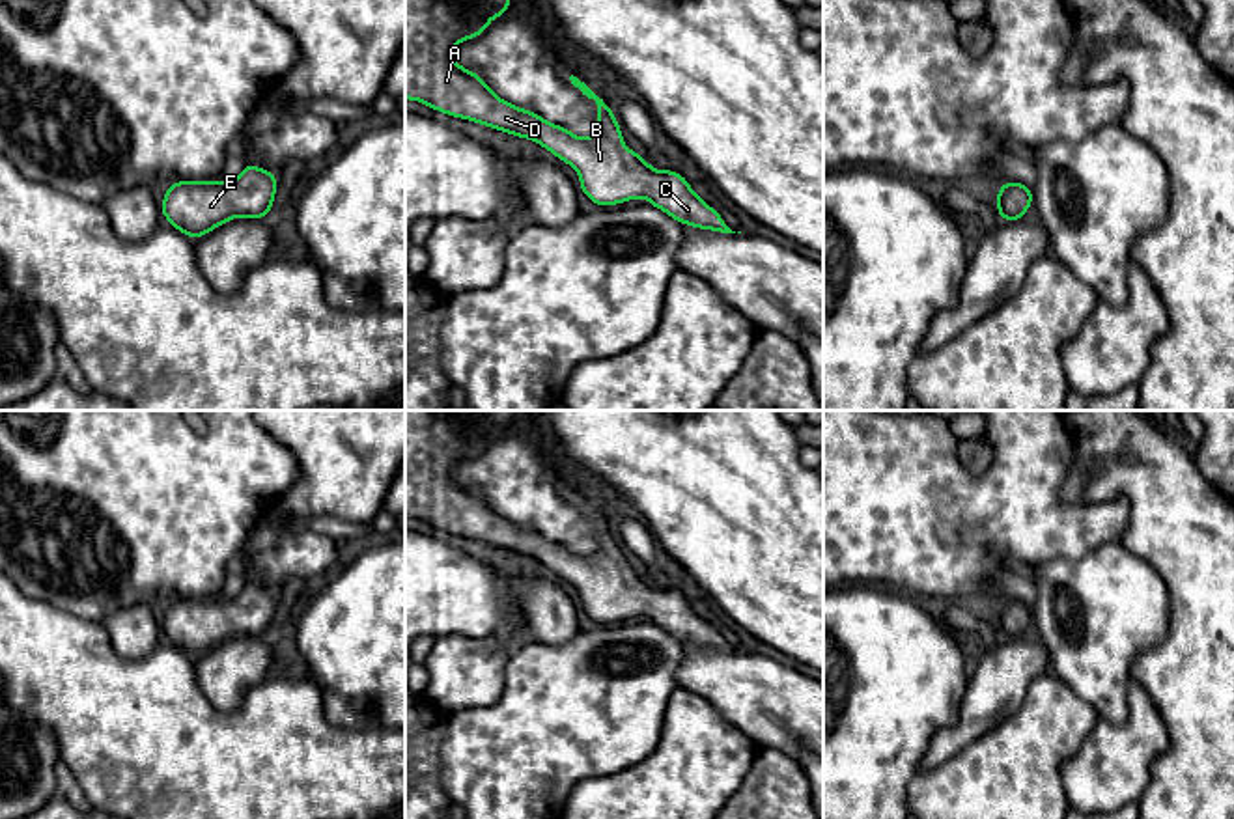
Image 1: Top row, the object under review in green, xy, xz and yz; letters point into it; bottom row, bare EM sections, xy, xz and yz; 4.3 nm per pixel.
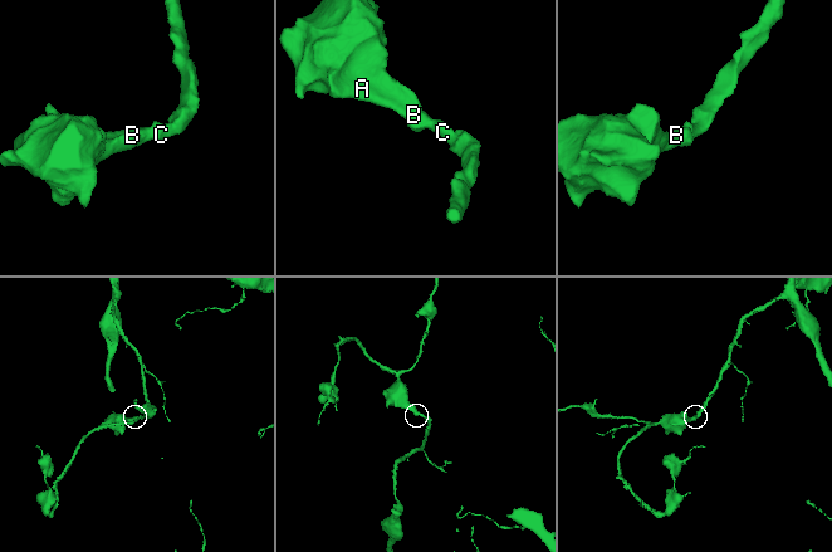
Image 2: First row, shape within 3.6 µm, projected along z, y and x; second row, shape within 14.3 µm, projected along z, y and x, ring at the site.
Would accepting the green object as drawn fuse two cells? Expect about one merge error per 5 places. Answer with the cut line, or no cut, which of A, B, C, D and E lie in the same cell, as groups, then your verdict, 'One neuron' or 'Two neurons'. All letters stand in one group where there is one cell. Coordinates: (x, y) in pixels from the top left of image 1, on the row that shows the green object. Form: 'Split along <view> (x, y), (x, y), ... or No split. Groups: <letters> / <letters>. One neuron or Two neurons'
No split. Groups: A B C D E. One neuron

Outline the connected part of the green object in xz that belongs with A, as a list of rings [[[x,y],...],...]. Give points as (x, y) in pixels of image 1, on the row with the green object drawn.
[[[405,0],[405,99],[538,142],[579,172],[581,190],[601,207],[644,196],[652,205],[681,224],[736,233],[717,211],[693,192],[681,174],[653,170],[638,153],[627,149],[607,101],[599,99],[577,76],[569,76],[571,84],[597,104],[599,131],[592,138],[579,138],[560,125],[547,123],[532,110],[523,110],[498,99],[474,71],[457,65],[454,62],[456,45],[484,34],[489,21],[504,15],[508,7],[510,0]]]

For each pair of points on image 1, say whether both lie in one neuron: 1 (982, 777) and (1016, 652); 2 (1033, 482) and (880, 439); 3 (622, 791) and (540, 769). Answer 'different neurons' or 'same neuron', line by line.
1: different neurons
2: same neuron
3: different neurons

